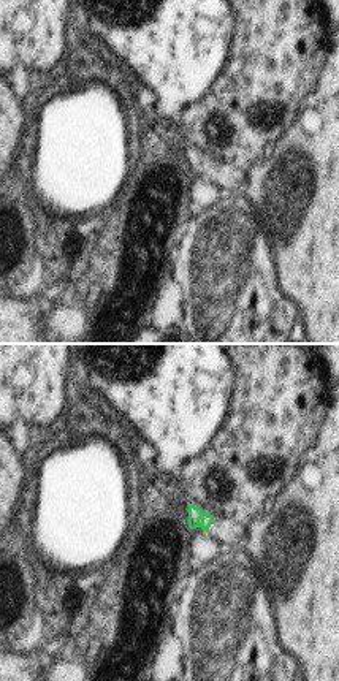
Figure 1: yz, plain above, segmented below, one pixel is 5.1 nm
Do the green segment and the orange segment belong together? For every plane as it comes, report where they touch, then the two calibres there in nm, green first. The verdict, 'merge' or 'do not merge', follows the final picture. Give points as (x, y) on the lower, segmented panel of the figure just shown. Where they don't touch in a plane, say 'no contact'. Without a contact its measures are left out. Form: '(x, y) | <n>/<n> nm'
(198, 521) | 70/20 nm

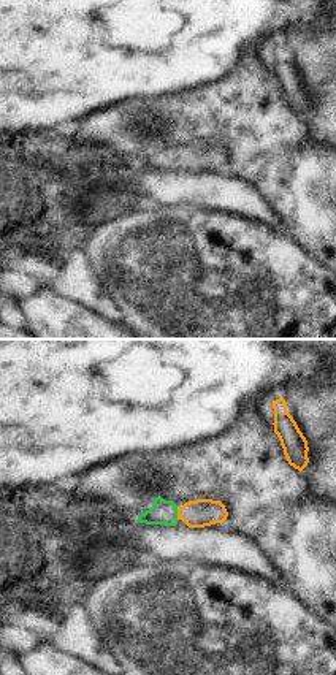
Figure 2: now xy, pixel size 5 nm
(176, 514) | 130/140 nm

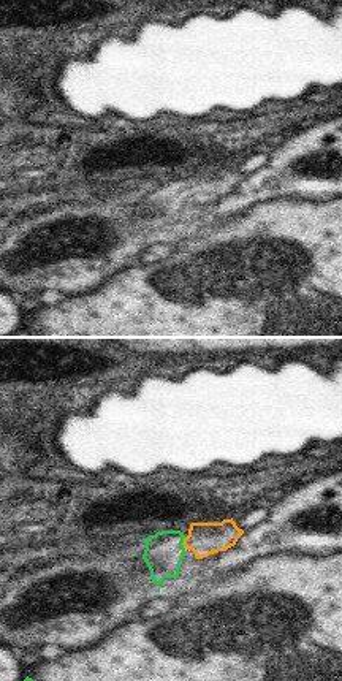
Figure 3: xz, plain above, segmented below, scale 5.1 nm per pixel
(182, 542) | 200/170 nm

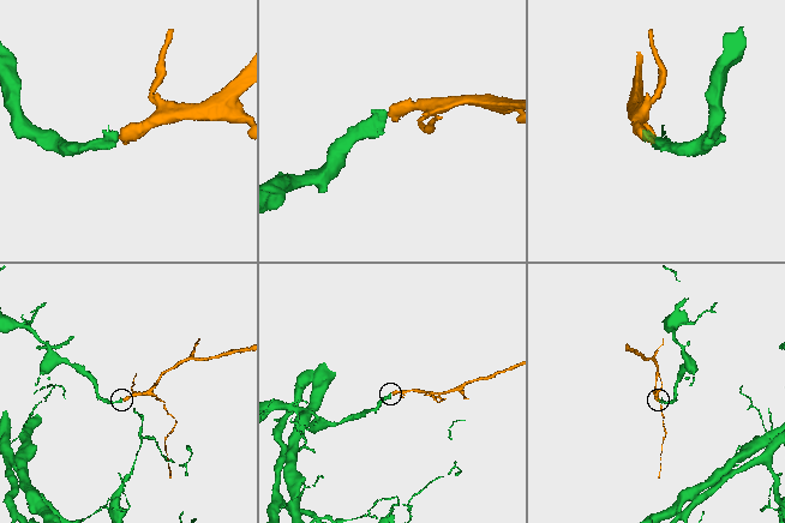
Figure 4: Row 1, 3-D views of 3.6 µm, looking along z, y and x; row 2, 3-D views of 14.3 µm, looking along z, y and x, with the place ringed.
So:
merge

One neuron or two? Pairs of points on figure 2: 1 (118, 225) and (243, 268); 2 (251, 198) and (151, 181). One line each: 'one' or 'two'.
1: one
2: one

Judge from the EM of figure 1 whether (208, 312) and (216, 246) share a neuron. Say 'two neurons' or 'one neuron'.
one neuron

